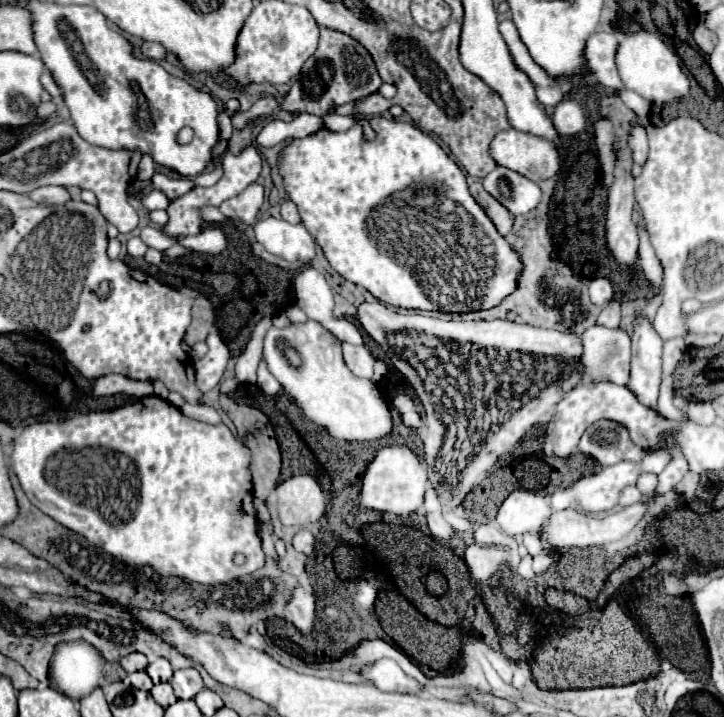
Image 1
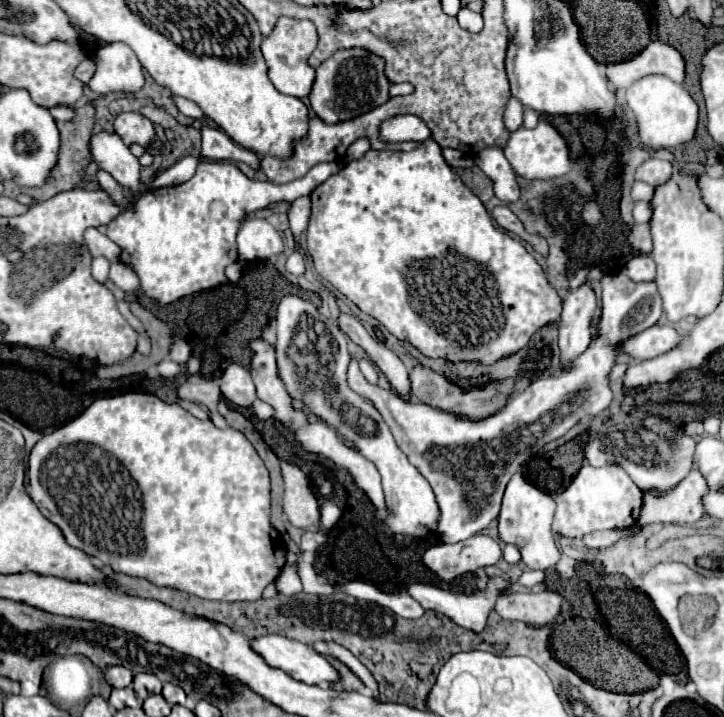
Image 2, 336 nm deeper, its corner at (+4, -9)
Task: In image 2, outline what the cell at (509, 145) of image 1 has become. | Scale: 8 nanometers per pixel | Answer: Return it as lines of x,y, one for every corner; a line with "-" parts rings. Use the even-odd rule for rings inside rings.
540,121
534,129
520,127
518,131
514,131
504,147
504,155
510,161
510,165
514,167
514,171
524,179
550,181
550,179
556,179
556,177
568,173
572,167
572,159
570,159
566,141
548,121

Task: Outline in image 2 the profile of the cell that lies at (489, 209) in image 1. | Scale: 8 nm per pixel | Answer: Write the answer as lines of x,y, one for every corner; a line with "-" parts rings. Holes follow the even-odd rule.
506,205
494,207
494,209
492,209
492,217
494,217
494,221
496,221
502,229
506,229
506,231
510,231
510,233
522,237
522,239
528,237
528,233
526,233
524,225
520,223
520,219
518,219

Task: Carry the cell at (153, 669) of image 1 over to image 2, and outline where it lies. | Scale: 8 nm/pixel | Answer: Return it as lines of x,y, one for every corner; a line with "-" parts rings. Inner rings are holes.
138,673
134,675
134,691
140,699
146,699
154,693
162,693
162,681
154,673

